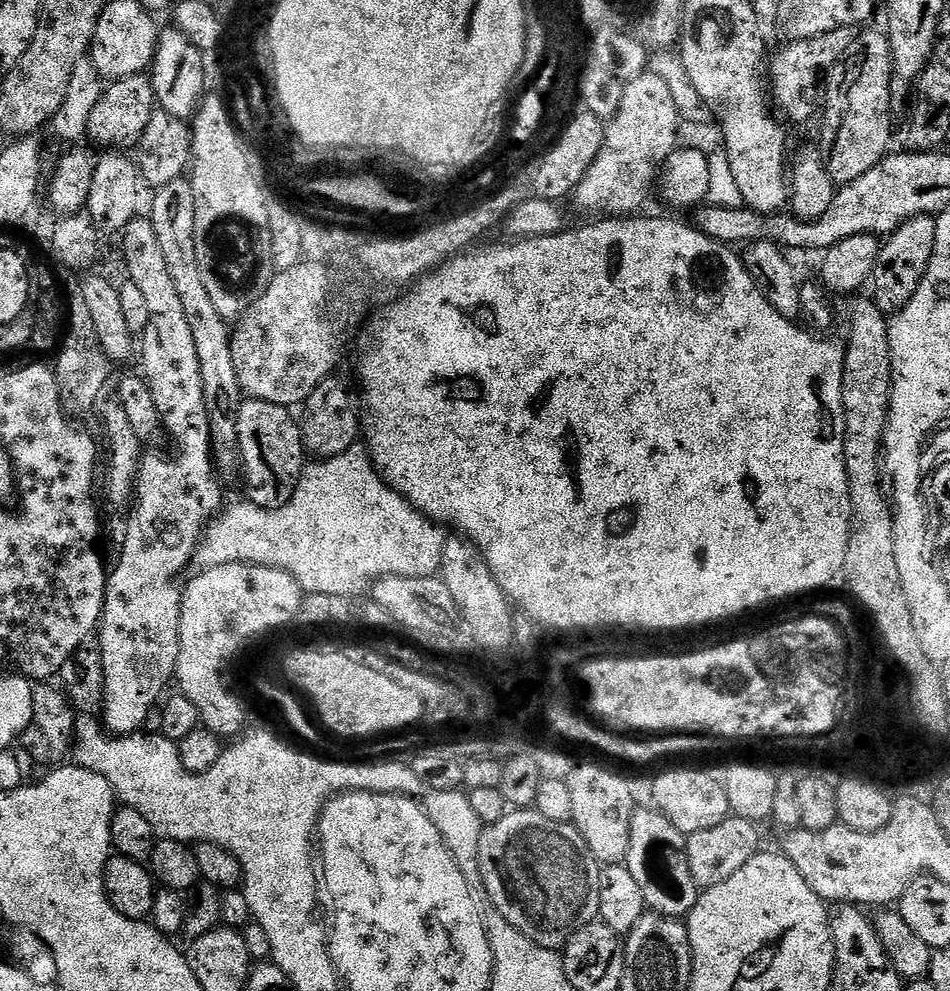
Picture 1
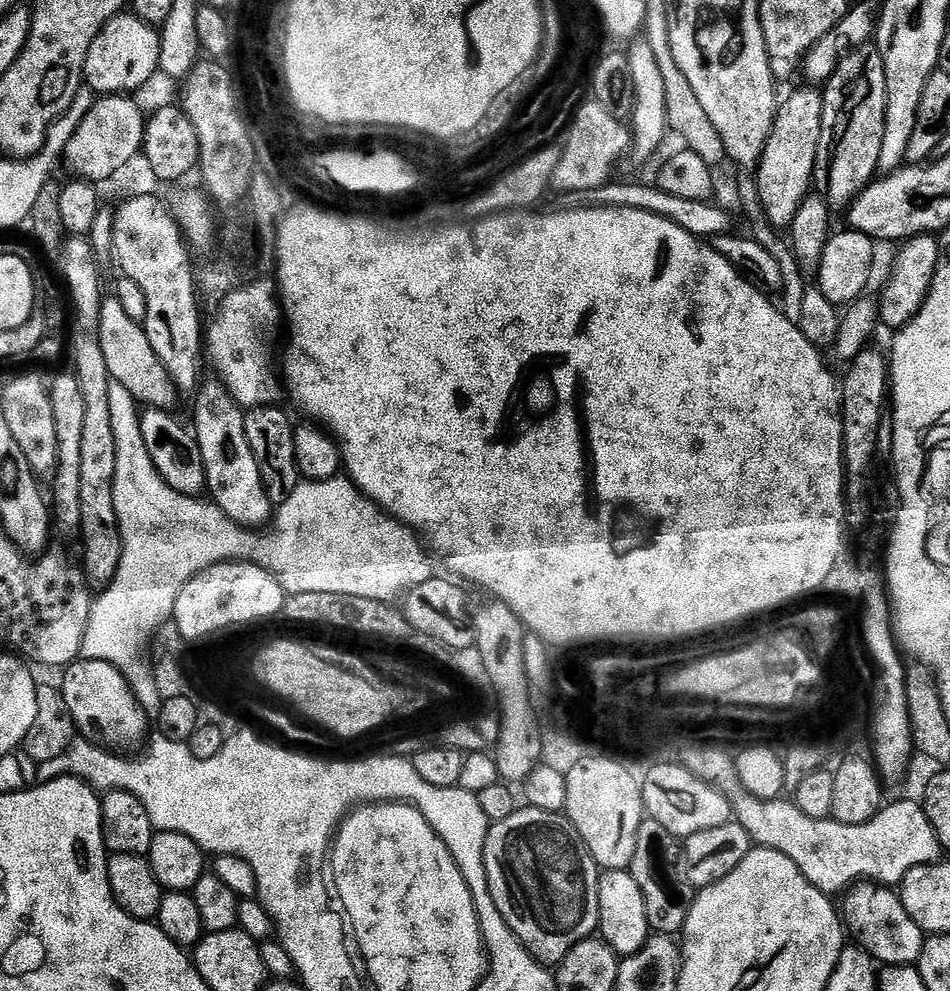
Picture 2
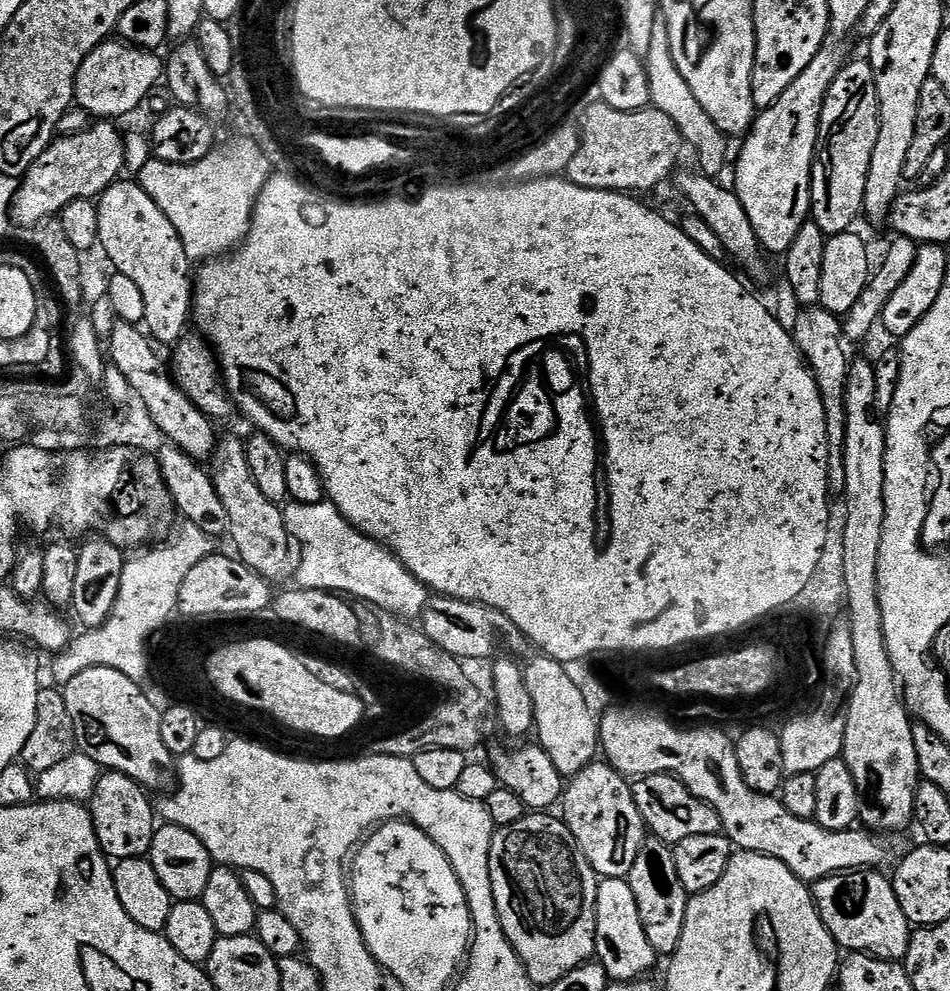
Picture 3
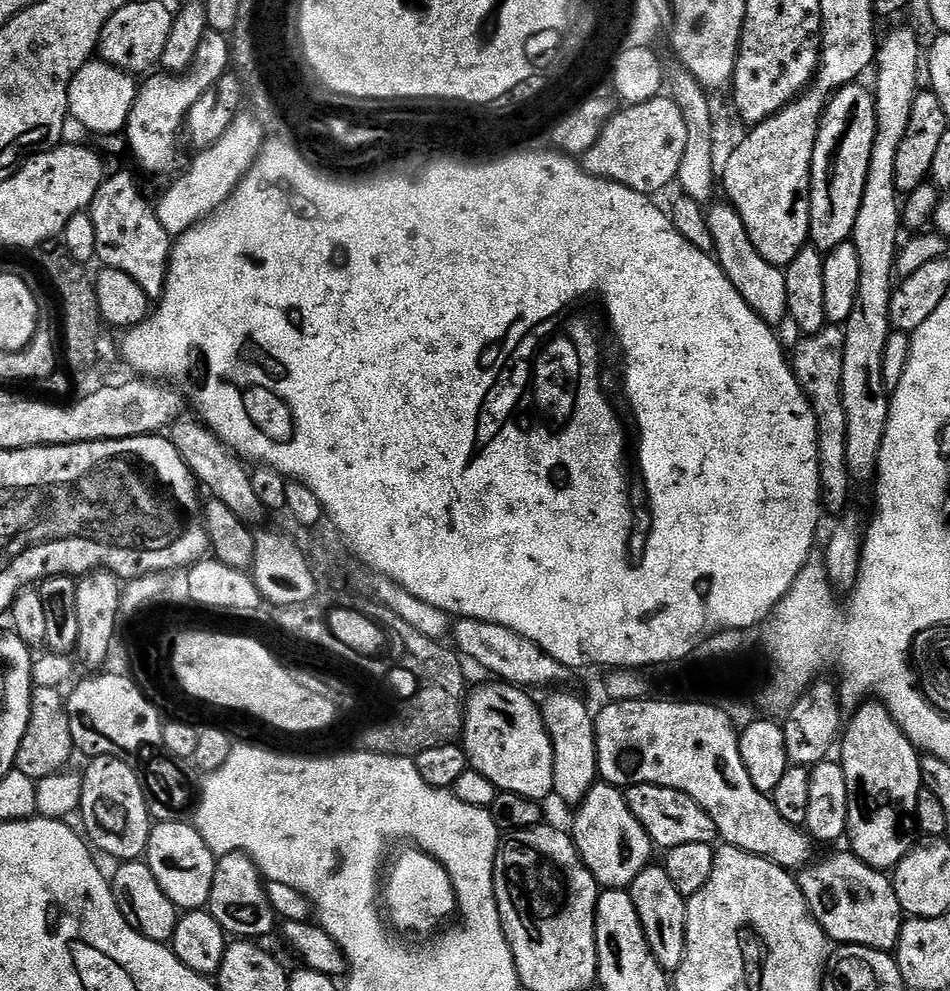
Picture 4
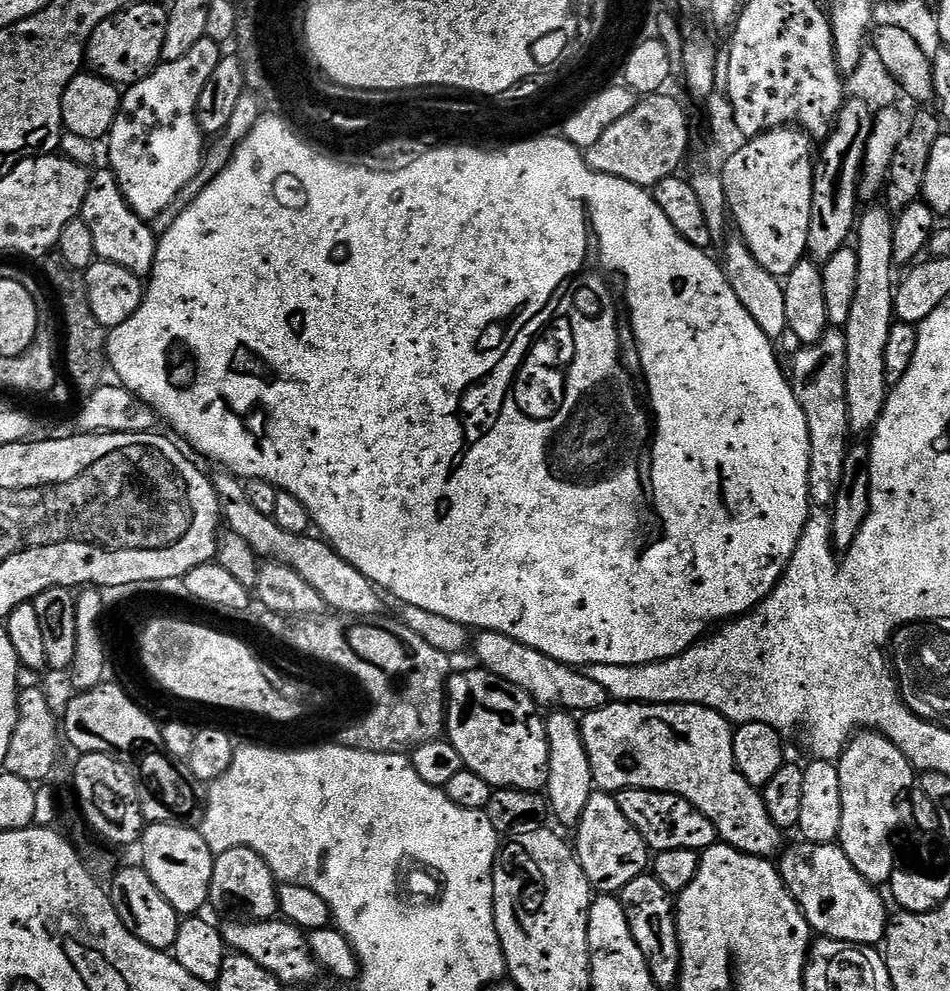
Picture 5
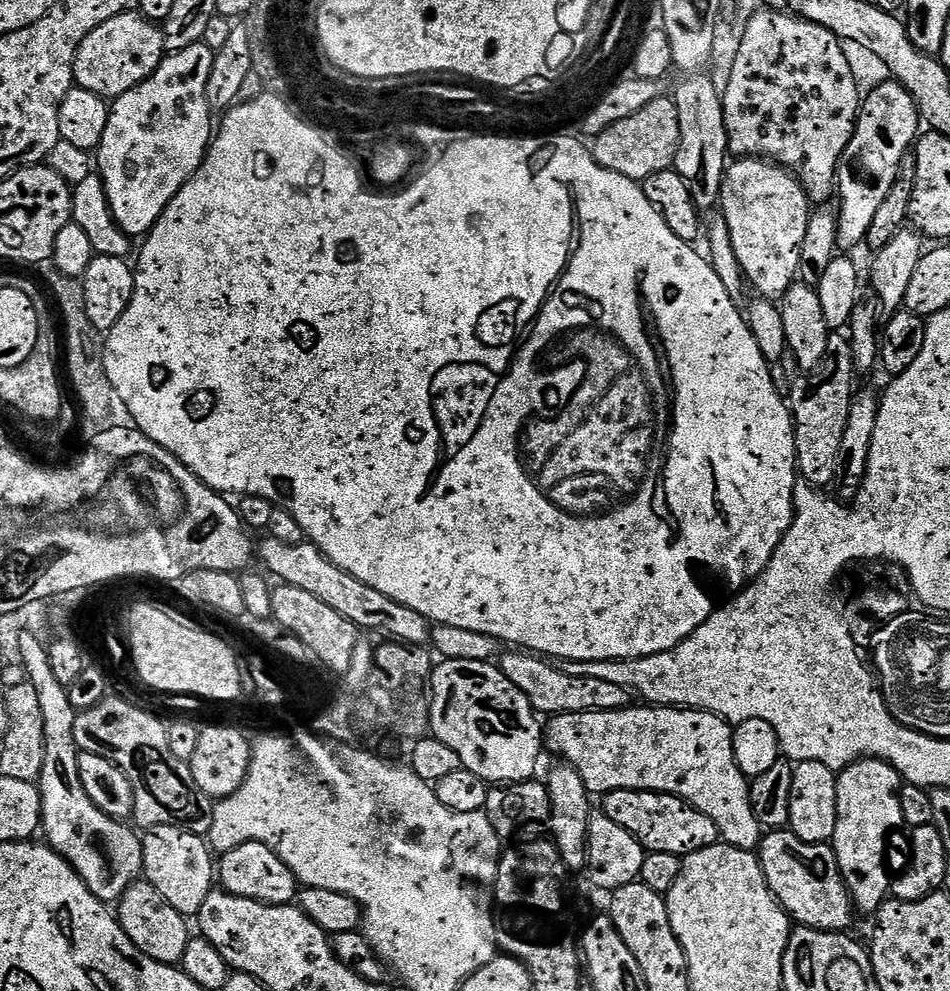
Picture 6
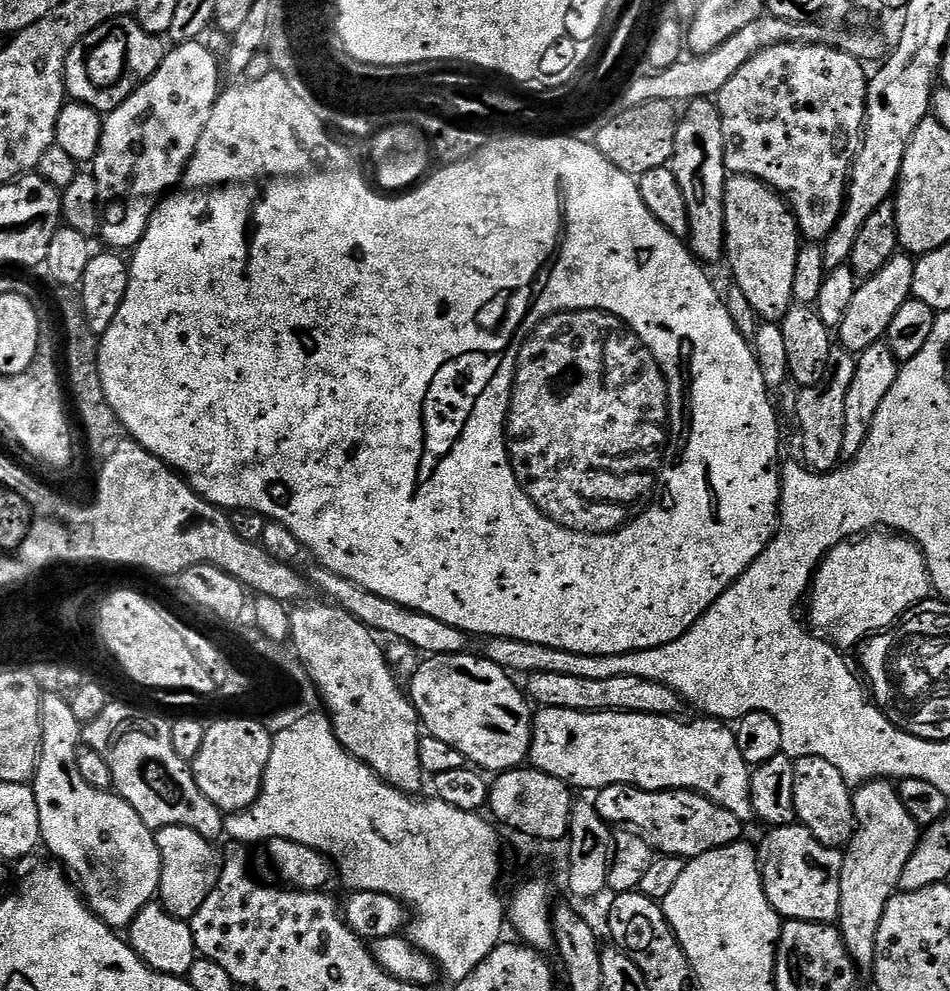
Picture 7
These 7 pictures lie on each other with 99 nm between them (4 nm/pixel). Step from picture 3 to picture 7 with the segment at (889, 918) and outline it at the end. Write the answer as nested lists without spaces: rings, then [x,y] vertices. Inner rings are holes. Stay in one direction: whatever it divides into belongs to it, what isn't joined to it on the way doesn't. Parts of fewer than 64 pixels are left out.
[[[776,826],[765,832],[764,841],[758,844],[758,859],[770,906],[784,920],[832,924],[840,915],[841,853],[819,844],[803,826]]]

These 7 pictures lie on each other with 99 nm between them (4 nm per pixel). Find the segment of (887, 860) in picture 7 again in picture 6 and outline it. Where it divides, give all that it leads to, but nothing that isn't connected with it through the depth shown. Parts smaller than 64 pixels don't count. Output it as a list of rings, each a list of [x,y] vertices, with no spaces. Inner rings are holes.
[[[861,758],[855,760],[849,768],[836,777],[836,825],[832,835],[830,846],[836,851],[836,861],[840,872],[844,875],[844,885],[852,895],[852,903],[868,914],[874,914],[884,901],[890,896],[890,875],[888,876],[888,864],[884,861],[884,851],[888,848],[888,835],[904,824],[902,818],[902,802],[900,801],[900,789],[902,778],[898,770],[886,760],[874,760]]]

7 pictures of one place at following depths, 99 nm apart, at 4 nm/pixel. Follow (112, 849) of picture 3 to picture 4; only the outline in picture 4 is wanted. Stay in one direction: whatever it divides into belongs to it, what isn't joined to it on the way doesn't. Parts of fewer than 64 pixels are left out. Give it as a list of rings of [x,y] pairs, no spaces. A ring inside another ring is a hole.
[[[112,755],[91,757],[88,764],[82,772],[79,809],[89,843],[118,862],[141,859],[154,824],[140,779],[125,760]]]

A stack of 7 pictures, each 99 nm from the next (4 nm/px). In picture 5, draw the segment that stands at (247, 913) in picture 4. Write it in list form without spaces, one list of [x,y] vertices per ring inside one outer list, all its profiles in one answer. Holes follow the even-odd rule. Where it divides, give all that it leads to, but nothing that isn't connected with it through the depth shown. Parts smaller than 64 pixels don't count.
[[[235,848],[219,853],[214,859],[214,874],[210,878],[208,904],[220,912],[229,912],[229,917],[245,922],[277,919],[278,881],[266,862],[254,850]]]

